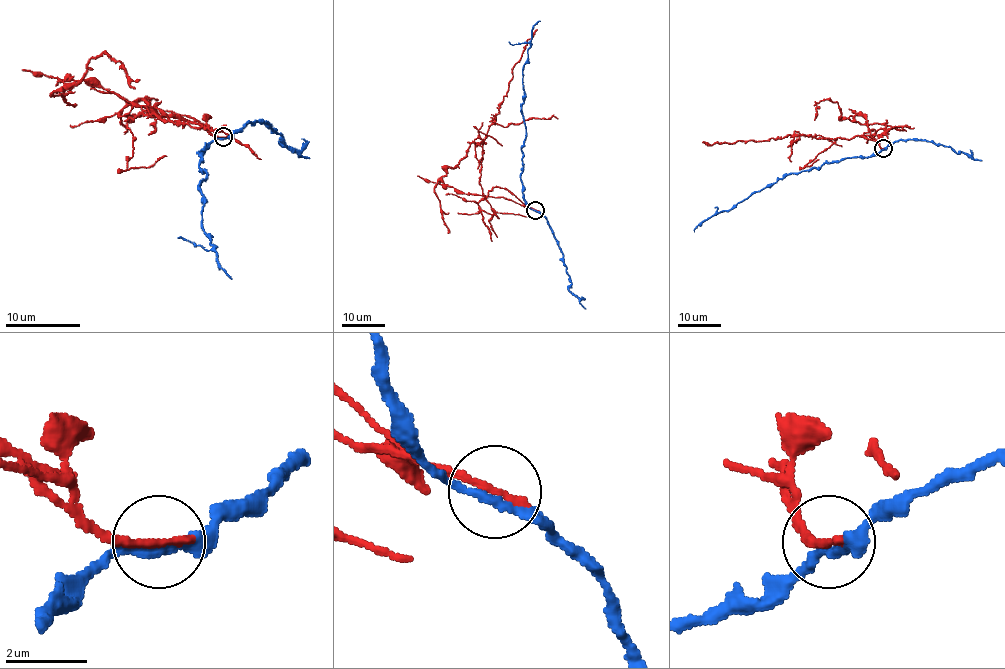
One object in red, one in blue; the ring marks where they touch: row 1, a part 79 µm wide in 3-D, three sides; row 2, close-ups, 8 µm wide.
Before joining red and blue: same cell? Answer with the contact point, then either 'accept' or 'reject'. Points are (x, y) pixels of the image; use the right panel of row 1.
place (883, 148); reject

